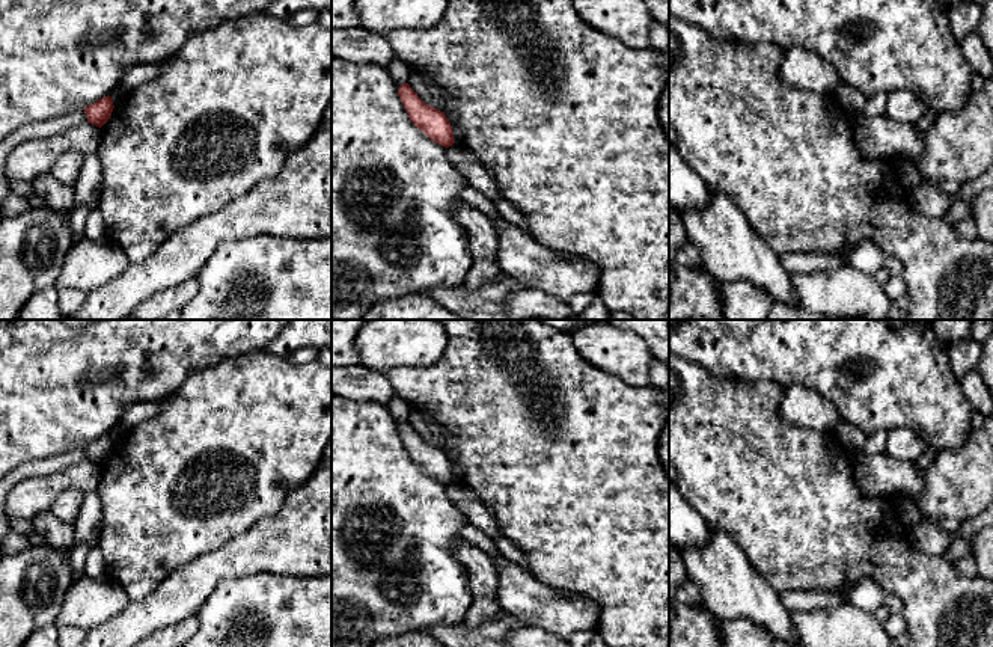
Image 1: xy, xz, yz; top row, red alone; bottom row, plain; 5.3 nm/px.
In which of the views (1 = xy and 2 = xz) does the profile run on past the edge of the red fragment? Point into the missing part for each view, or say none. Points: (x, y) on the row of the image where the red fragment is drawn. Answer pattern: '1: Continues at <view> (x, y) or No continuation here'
1: No continuation here
2: No continuation here

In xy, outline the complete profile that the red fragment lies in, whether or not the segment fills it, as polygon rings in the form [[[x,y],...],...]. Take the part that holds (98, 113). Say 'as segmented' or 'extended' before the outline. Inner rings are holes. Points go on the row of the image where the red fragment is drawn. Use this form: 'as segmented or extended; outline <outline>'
as segmented; outline [[[107,95],[83,110],[87,116],[87,122],[101,128],[110,119],[113,109],[112,97]]]

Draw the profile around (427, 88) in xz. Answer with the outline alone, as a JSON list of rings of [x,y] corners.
[[[410,68],[408,84],[425,104],[443,113],[446,112],[448,95],[429,72]]]

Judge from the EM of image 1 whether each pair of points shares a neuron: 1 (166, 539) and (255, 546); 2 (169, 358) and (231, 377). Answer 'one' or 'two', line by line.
1: two
2: two

